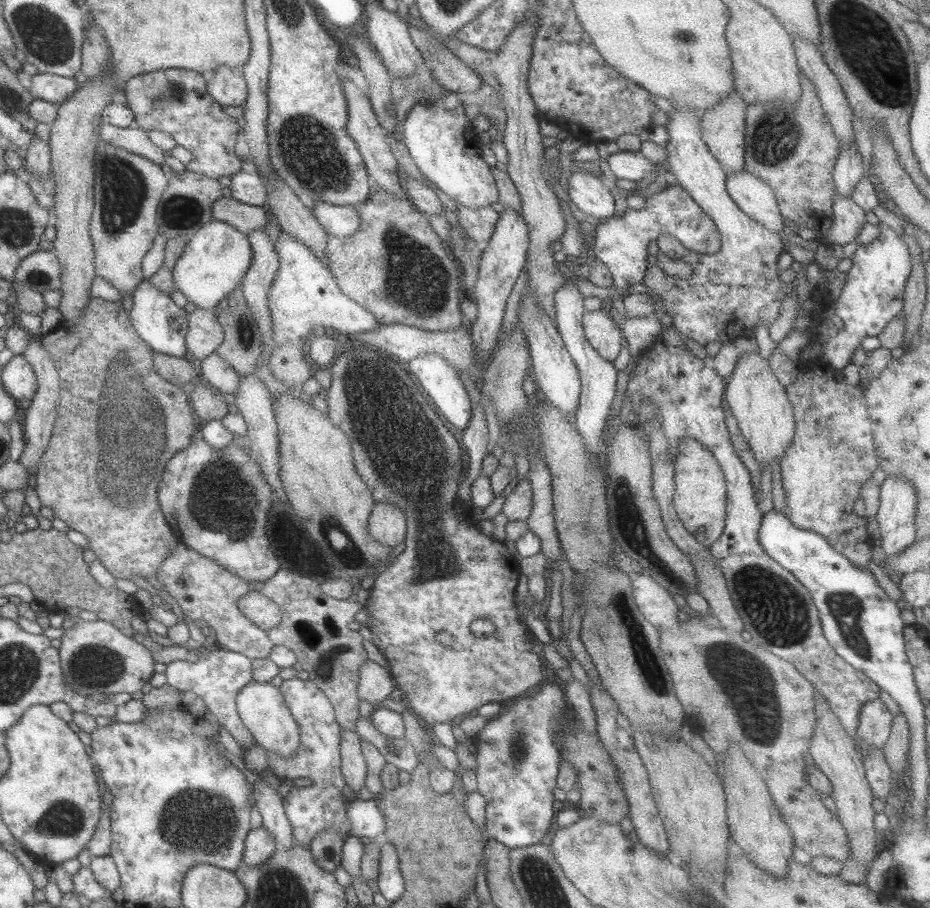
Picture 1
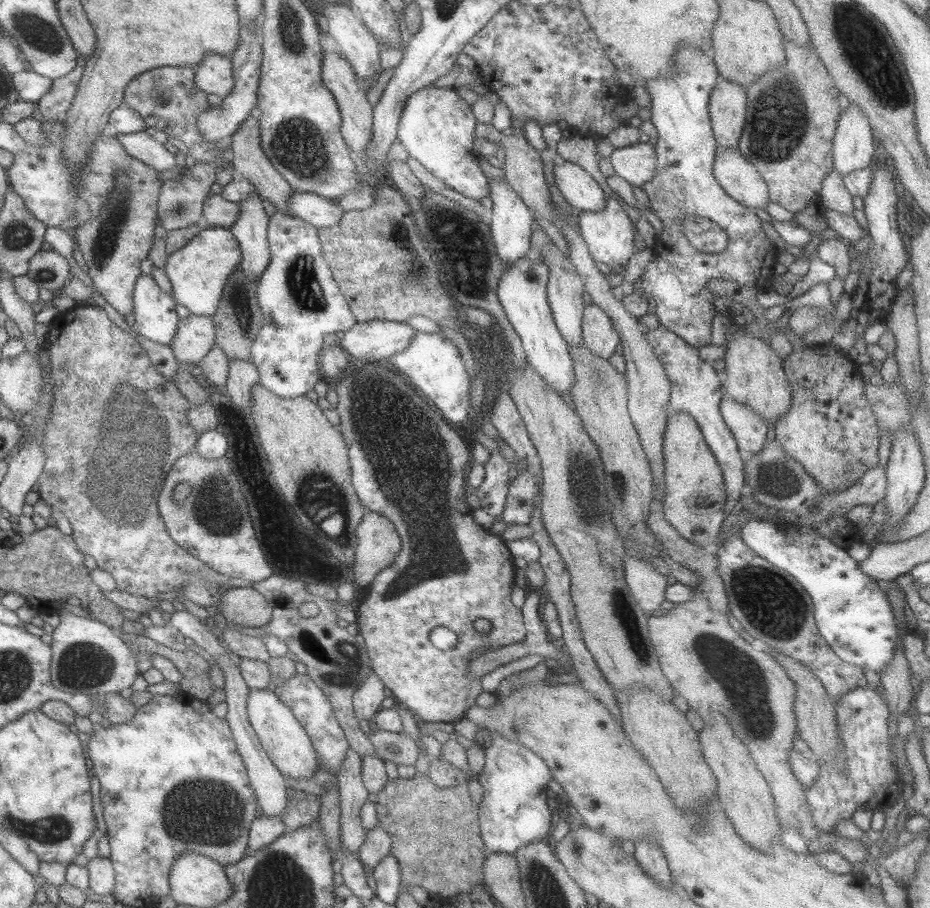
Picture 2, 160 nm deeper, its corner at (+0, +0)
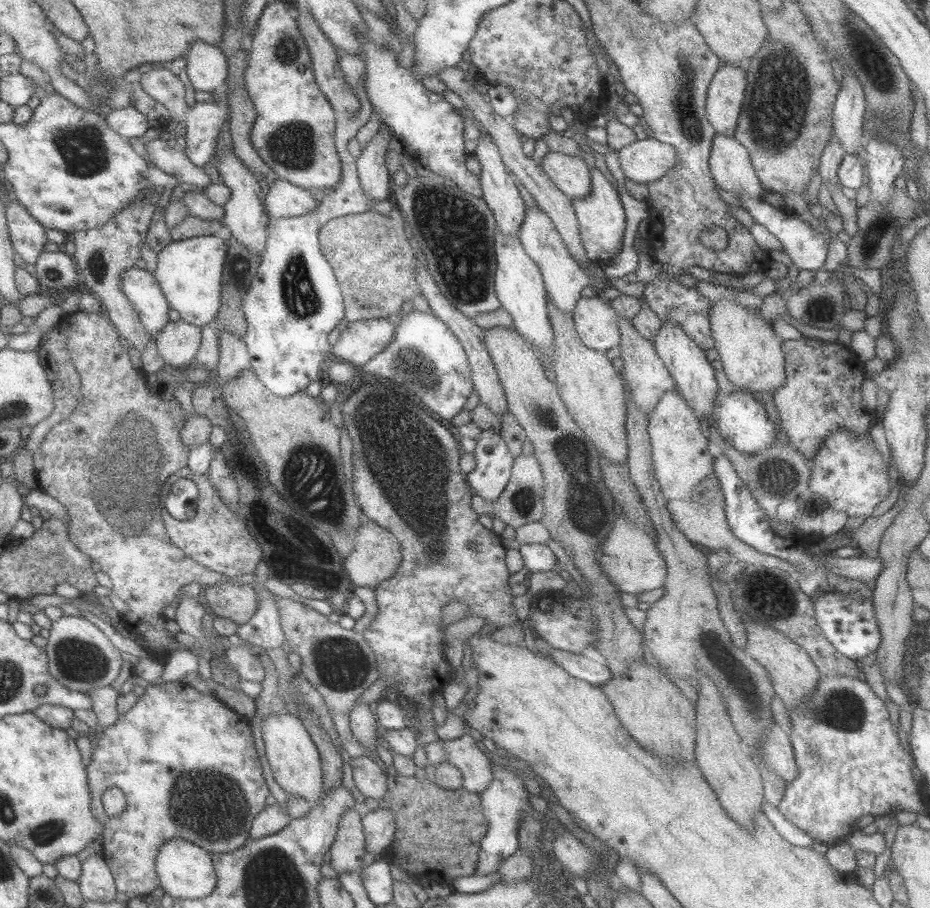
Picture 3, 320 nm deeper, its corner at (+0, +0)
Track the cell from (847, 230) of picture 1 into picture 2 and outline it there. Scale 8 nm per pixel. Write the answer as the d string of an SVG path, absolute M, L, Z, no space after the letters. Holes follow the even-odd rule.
M833 169L822 181L820 196L820 202L825 208L852 215L854 210L853 196L843 183L843 176L840 176L836 170Z

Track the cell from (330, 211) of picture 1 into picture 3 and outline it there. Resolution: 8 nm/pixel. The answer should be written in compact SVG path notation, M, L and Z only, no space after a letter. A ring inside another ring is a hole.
M284 179L270 182L265 196L269 218L288 218L306 214L319 205L311 191Z

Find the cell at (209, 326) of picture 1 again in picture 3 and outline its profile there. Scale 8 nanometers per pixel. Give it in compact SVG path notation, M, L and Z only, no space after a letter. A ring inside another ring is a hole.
M182 319L168 321L154 336L159 355L166 363L177 368L191 368L202 340L201 327Z

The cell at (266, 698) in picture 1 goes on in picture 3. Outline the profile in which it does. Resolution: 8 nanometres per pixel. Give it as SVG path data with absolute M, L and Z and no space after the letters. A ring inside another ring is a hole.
M289 712L269 714L263 722L262 736L273 777L282 789L306 799L311 805L319 802L325 785L321 756L302 721Z

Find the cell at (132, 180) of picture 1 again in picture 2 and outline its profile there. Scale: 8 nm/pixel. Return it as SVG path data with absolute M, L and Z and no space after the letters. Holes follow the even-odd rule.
M148 165L145 172L134 172L130 167L116 171L114 179L113 190L100 214L74 230L73 235L98 294L125 318L134 311L133 290L137 278L142 274L140 262L149 258L155 239L154 228L163 181L158 179L158 171Z

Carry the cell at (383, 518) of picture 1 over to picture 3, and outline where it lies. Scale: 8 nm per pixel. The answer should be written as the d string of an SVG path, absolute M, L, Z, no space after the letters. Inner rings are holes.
M372 521L368 524L362 524L357 529L354 551L345 558L344 567L348 579L354 586L375 589L379 583L394 576L402 560L402 548L398 539L390 531L382 529Z

